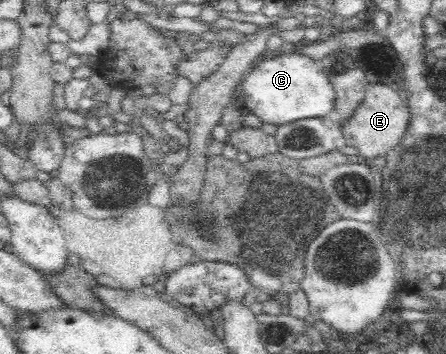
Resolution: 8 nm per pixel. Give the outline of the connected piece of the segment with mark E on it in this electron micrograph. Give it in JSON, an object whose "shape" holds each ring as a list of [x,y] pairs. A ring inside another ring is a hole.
{"shape":[[[386,83],[365,85],[365,97],[362,104],[354,111],[351,119],[340,124],[347,146],[358,149],[359,156],[376,158],[385,156],[398,146],[403,139],[410,122],[410,111],[401,91],[393,90]]]}

